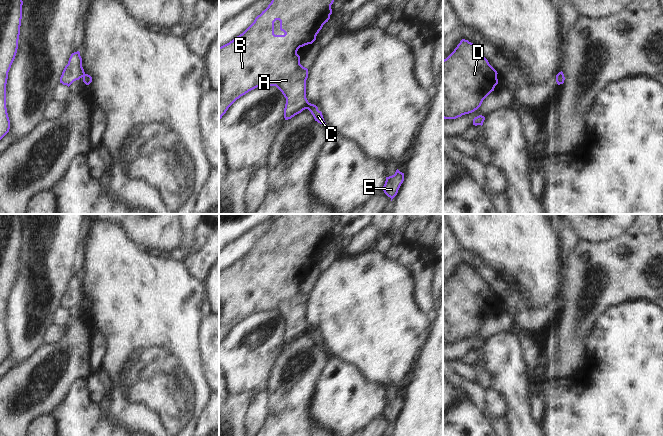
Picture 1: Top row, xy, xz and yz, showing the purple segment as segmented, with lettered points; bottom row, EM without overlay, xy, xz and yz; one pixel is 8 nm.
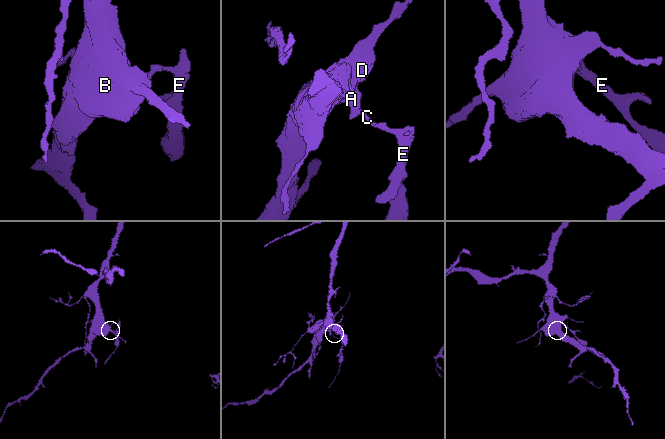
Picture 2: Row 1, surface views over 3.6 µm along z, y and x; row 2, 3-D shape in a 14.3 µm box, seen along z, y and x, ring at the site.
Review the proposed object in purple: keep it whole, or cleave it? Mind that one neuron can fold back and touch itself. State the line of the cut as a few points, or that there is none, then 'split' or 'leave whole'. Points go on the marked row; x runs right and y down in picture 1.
cut xz (309, 103), (305, 108); split

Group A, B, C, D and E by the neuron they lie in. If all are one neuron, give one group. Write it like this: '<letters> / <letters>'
A B D / C E

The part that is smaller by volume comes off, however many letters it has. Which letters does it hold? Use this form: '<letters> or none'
C, E

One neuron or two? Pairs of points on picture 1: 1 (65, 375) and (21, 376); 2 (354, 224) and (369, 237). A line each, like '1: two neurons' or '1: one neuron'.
1: one neuron
2: two neurons

